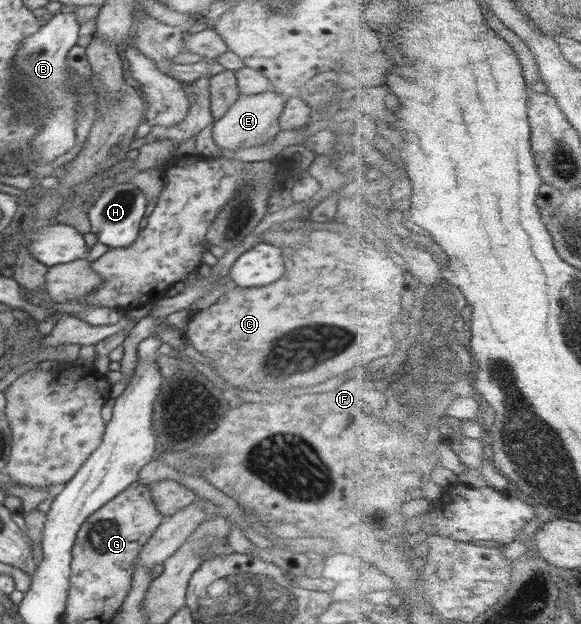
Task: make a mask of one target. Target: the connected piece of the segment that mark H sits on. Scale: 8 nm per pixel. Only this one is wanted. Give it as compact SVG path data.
M117 183L107 190L104 190L97 200L90 206L88 210L88 219L90 220L90 230L97 235L98 241L112 248L128 247L138 235L141 228L141 219L145 216L145 208L148 202L143 191L141 191L133 183Z

